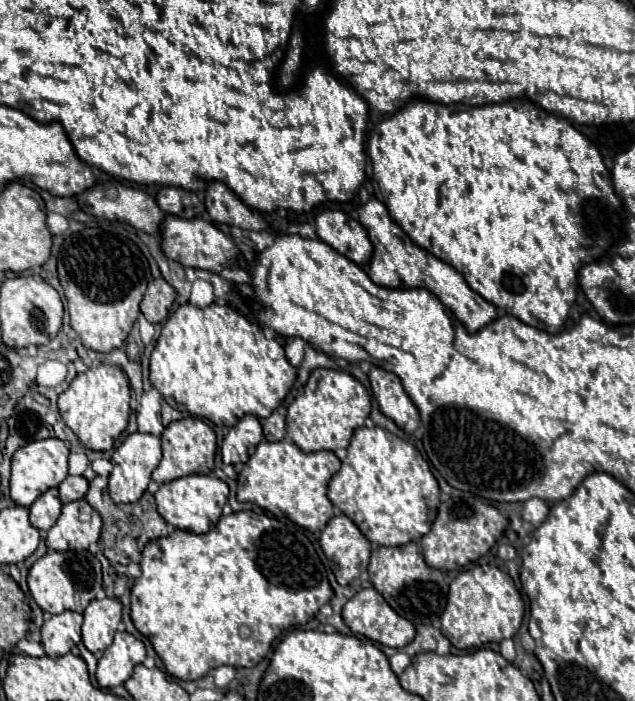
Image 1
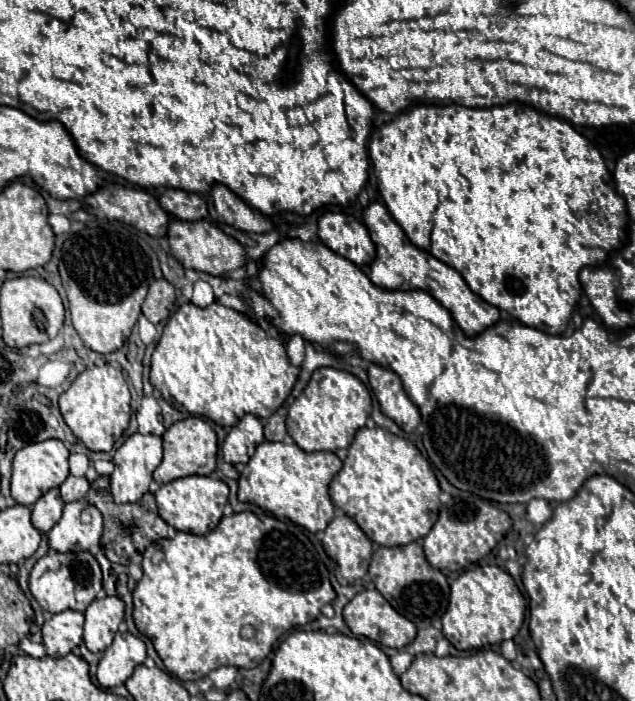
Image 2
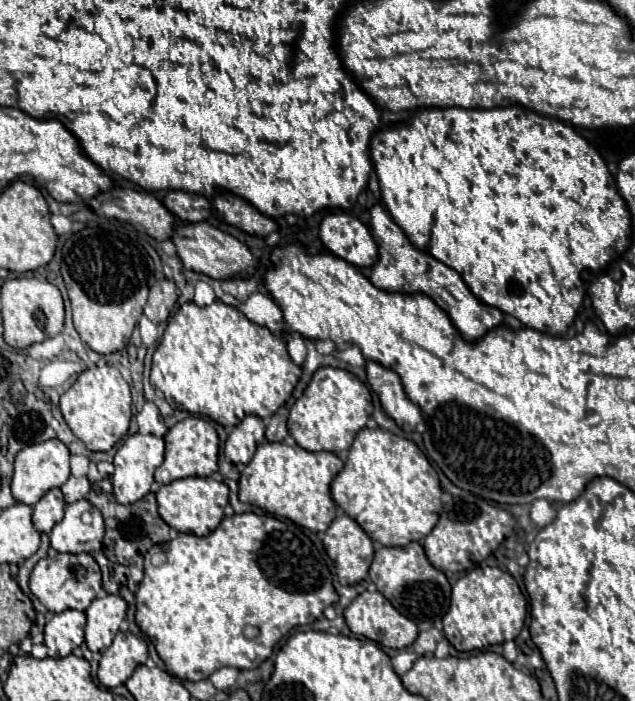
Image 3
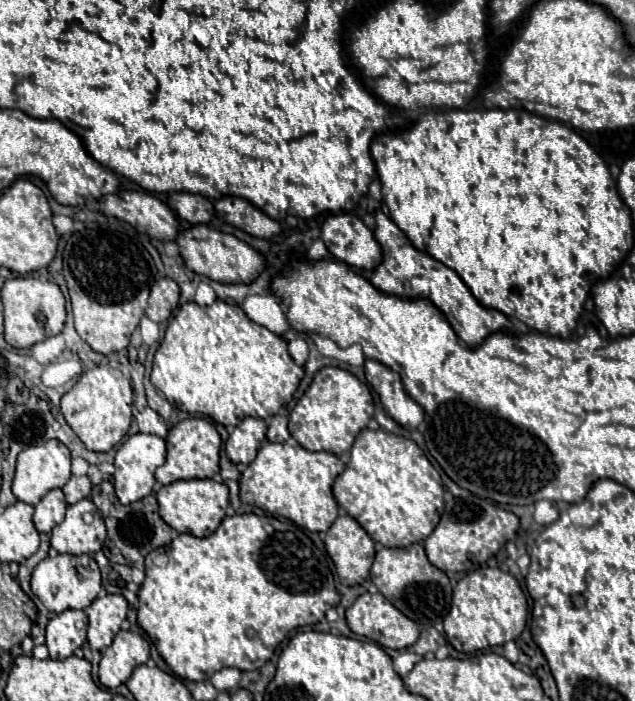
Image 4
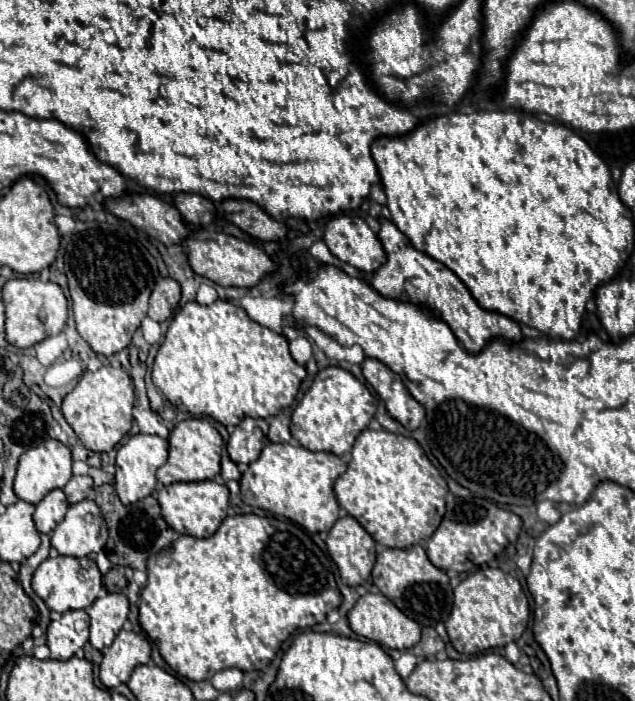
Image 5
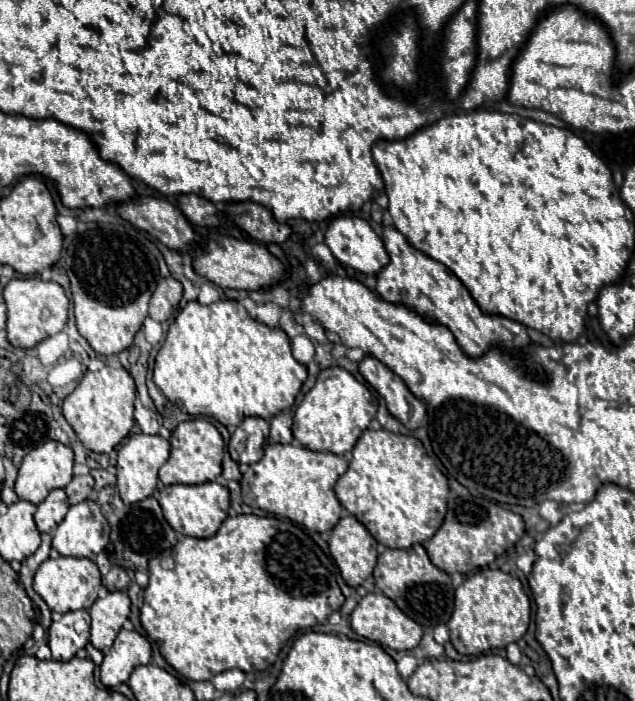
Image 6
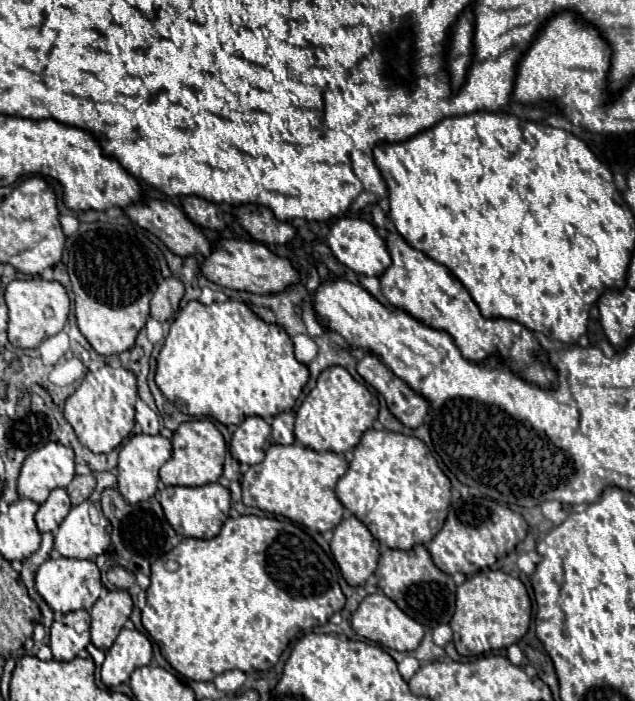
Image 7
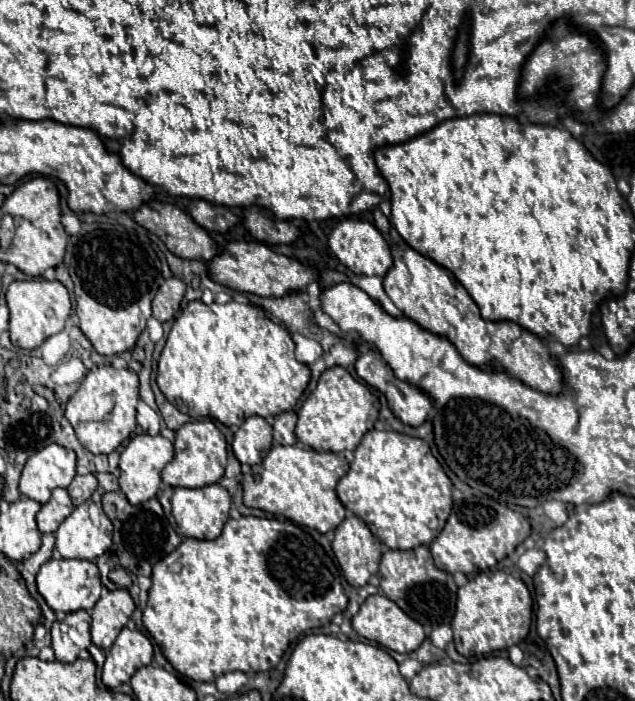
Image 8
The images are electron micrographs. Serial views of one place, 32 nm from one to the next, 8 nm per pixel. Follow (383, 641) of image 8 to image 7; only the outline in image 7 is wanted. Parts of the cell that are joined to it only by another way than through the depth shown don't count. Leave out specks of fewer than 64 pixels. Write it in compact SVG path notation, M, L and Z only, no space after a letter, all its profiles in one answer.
M380 592L368 594L360 602L356 612L352 614L350 624L352 624L356 634L360 634L360 636L364 636L364 638L368 638L372 642L378 642L380 646L398 650L398 652L412 652L412 650L416 650L418 644L424 638L424 628L418 622L414 622L410 616L406 616L388 596L384 596Z

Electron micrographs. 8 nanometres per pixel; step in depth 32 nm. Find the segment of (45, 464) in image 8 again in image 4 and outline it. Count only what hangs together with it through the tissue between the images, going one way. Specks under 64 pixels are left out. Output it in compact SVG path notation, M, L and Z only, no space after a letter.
M48 440L44 444L30 446L18 454L12 492L20 502L34 506L52 488L62 488L70 476L70 450L60 440Z

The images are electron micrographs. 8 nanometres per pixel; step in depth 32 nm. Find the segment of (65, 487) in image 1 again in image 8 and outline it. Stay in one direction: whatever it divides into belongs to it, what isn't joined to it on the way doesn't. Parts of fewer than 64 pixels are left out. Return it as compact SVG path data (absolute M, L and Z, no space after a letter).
M86 474L86 476L76 476L66 490L68 490L72 502L78 506L78 504L90 500L90 496L94 494L96 488L98 488L96 476L94 474Z

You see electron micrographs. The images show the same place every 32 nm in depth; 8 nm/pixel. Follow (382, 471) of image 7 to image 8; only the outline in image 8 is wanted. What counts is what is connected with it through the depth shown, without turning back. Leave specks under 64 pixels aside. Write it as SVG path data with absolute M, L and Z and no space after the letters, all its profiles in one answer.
M368 430L360 446L354 450L354 462L350 470L340 478L336 486L340 502L366 522L370 532L388 548L412 550L418 544L430 544L444 528L452 510L452 482L432 456L430 446L414 436L406 436L392 430Z

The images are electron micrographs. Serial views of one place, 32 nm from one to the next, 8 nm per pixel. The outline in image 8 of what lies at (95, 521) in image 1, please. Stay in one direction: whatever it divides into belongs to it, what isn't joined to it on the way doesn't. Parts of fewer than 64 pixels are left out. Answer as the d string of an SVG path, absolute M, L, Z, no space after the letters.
M84 502L74 508L74 512L60 524L54 536L56 536L56 550L62 554L62 558L96 560L112 544L112 522L106 518L104 512L100 512L100 522L94 524L90 518L90 502Z

